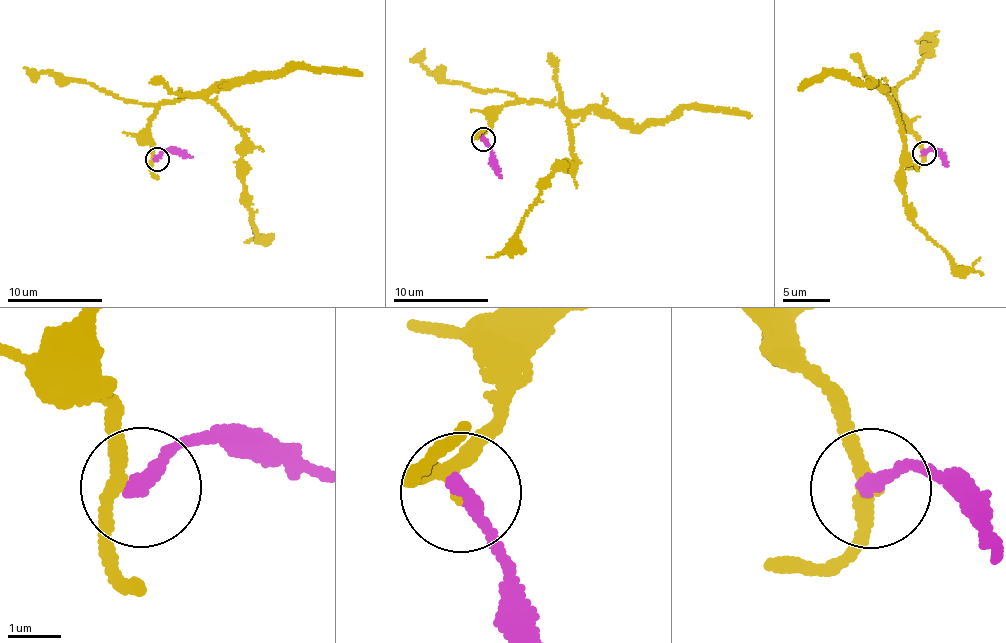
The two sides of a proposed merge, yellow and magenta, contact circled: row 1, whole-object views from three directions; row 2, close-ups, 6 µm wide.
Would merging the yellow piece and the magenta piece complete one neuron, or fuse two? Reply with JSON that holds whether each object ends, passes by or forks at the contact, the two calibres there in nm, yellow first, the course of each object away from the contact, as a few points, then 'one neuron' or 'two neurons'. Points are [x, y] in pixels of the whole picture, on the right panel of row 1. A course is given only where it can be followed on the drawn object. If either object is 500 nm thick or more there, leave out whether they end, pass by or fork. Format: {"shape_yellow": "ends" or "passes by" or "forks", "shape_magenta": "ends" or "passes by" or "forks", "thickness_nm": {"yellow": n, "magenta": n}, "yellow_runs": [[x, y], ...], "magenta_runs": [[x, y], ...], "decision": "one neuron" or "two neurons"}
{"shape_yellow": "passes by", "shape_magenta": "ends", "thickness_nm": {"yellow": 220, "magenta": 280}, "yellow_runs": [[924, 153], [891, 90], [883, 89], [887, 93], [904, 145], [902, 193], [906, 212], [952, 262], [983, 274]], "magenta_runs": [[924, 153], [939, 151], [947, 166]], "decision": "two neurons"}

